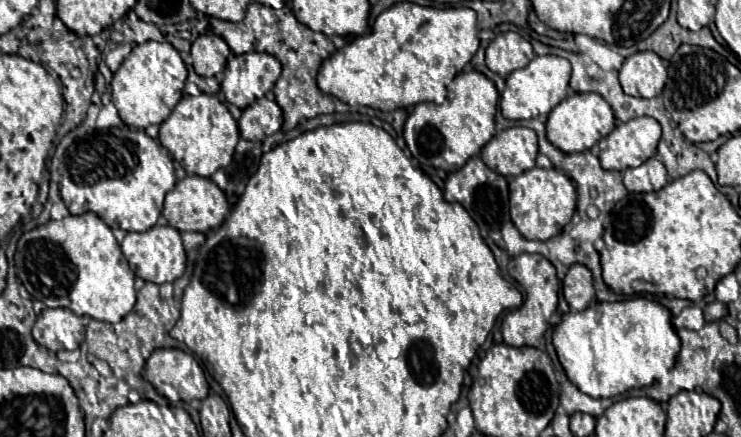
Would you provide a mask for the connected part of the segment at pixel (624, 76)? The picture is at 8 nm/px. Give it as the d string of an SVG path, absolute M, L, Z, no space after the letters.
M652 51L634 53L620 69L620 85L632 97L658 97L668 79L667 64Z

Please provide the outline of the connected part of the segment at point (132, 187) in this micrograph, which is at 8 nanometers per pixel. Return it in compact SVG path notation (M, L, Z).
M112 127L112 129L96 129L88 133L86 137L78 139L72 147L68 147L66 157L60 165L60 195L72 215L84 215L88 211L94 211L104 219L104 223L112 229L124 229L124 231L148 231L156 225L162 203L168 191L176 185L174 175L174 163L168 157L168 151L158 145L158 141L150 139L144 129L136 127Z

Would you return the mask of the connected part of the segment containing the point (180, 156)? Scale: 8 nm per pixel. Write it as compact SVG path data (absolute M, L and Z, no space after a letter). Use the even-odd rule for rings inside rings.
M184 95L174 107L172 115L160 125L160 143L172 153L172 157L186 169L188 175L212 177L220 167L228 167L234 155L234 147L240 139L238 123L230 111L214 95Z

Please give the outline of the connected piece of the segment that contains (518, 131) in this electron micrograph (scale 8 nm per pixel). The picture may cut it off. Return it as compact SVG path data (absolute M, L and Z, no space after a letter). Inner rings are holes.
M510 127L498 135L494 135L482 147L484 163L504 175L520 175L536 165L538 155L538 139L536 133L528 127Z

